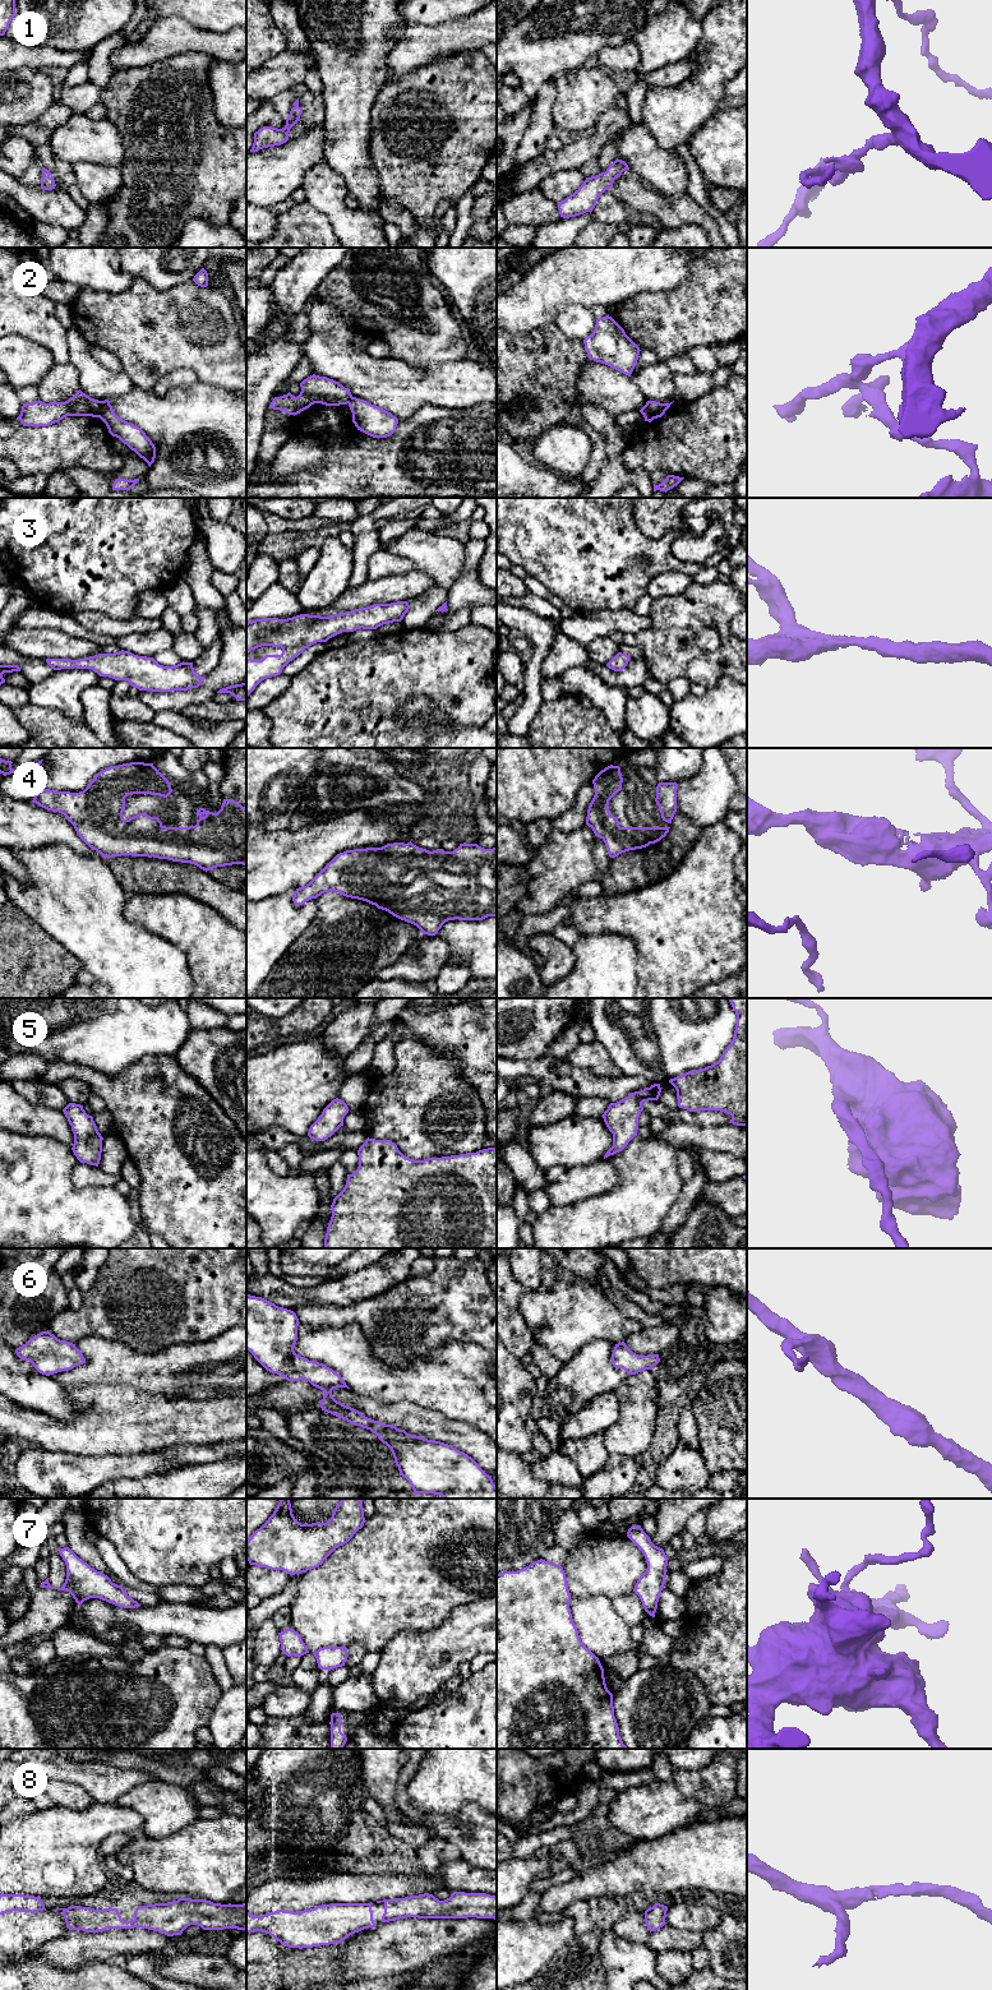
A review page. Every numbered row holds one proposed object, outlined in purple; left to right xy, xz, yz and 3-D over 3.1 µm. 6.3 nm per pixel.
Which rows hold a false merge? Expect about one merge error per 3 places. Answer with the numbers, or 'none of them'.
2

